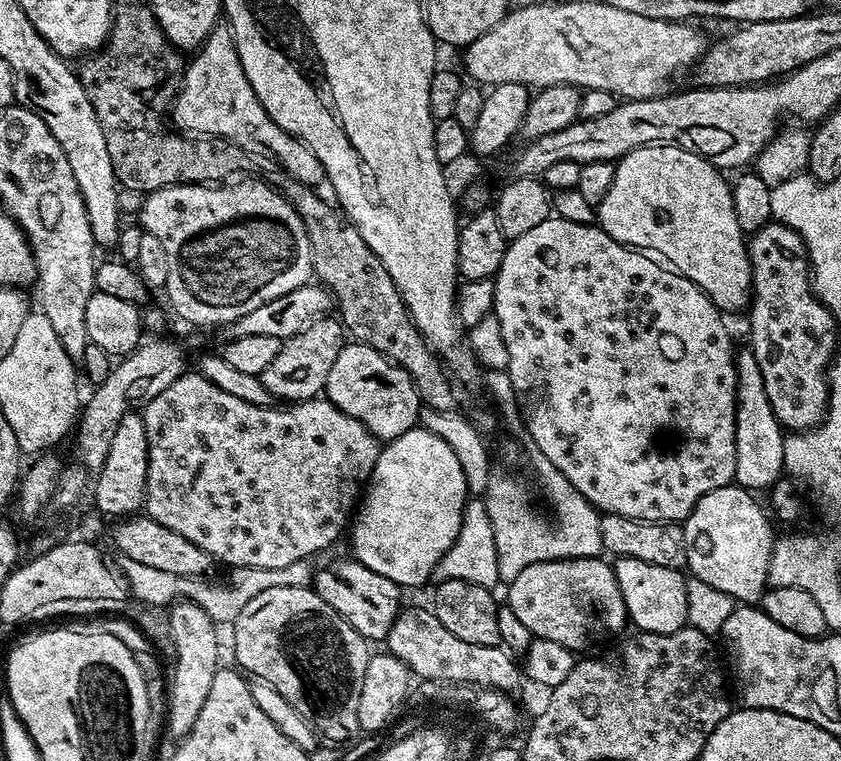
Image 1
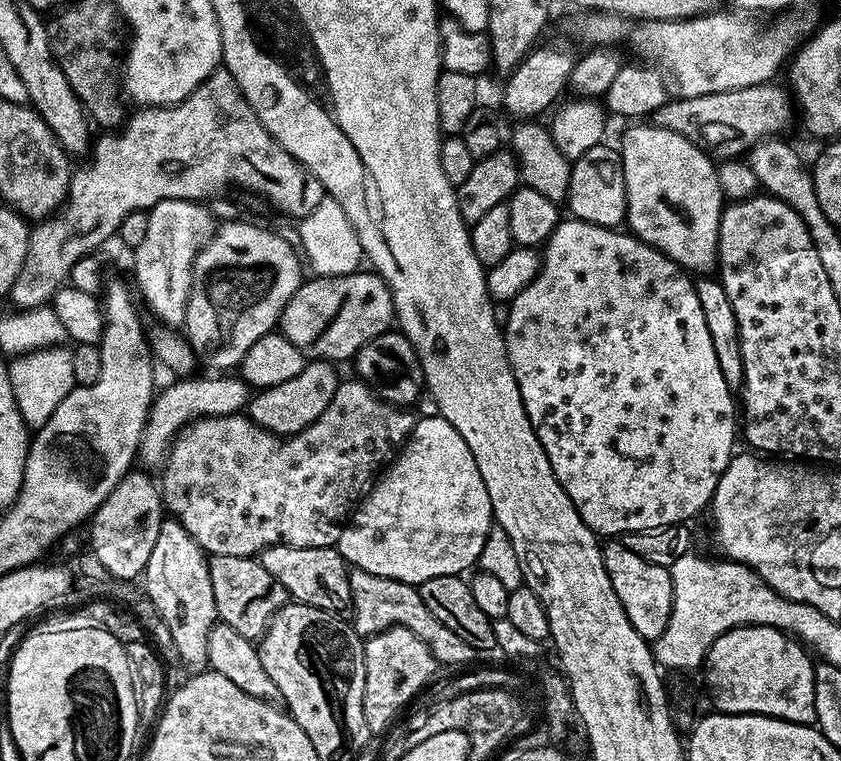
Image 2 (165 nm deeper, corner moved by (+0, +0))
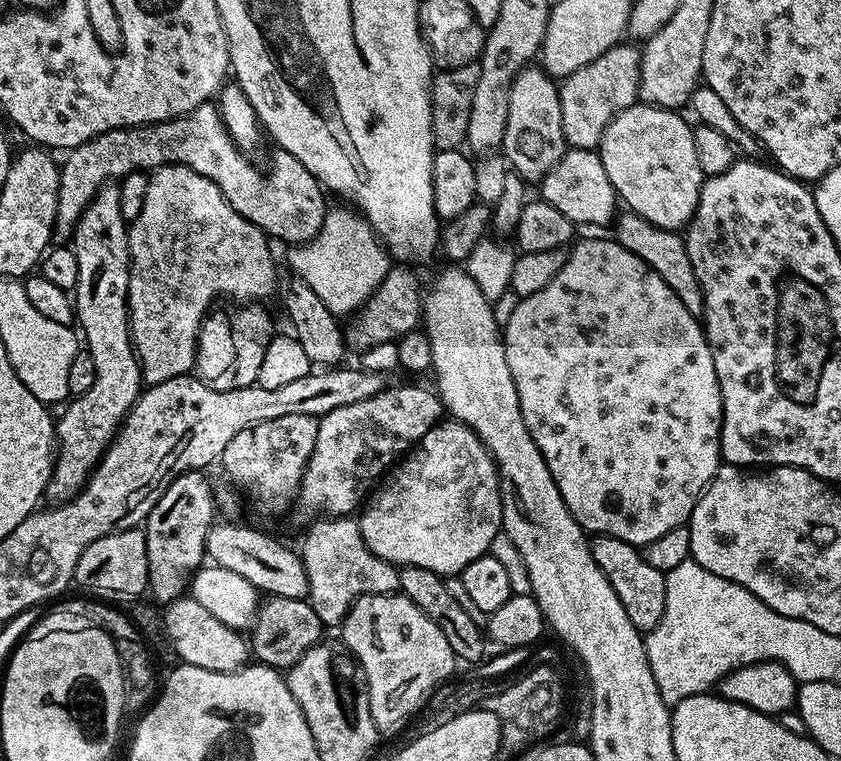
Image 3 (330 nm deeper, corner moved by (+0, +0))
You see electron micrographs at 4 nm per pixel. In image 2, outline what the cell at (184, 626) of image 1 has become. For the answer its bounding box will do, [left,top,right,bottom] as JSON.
[142,518,218,674]

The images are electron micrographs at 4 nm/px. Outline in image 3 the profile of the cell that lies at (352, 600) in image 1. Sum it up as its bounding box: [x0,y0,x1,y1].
[206,522,308,599]

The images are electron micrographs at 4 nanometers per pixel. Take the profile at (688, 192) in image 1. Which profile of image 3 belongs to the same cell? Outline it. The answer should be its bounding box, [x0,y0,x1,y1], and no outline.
[598,102,706,230]

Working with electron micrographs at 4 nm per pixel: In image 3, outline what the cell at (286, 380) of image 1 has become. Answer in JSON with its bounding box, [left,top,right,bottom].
[218,414,320,516]

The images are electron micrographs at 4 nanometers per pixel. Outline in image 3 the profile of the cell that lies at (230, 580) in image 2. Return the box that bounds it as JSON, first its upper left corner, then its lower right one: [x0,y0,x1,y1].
[250,595,325,670]

